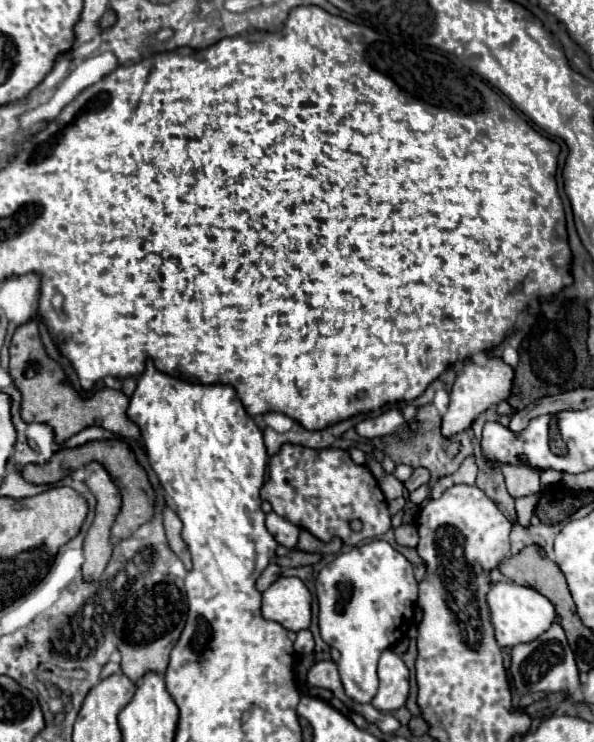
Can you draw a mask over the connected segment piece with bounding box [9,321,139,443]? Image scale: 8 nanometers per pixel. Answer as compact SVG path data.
M27 321L25 325L17 327L11 343L9 373L23 395L23 403L21 403L23 421L25 423L43 421L51 425L59 443L63 443L65 439L69 439L71 435L79 433L89 425L101 425L103 429L109 429L121 437L133 437L133 439L139 437L137 425L127 417L129 397L123 391L115 391L107 387L95 391L89 397L83 397L71 383L65 381L63 367L51 357L47 357L47 351L41 343L39 327L35 321Z

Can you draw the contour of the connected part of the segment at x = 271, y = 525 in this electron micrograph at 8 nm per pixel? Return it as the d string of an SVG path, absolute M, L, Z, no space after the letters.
M273 511L267 515L267 529L269 529L269 533L275 537L275 541L279 545L295 543L295 533L299 533L299 527L297 525L285 521L283 517L279 517Z

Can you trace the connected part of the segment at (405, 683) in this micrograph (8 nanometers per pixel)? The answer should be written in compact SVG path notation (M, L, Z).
M391 649L383 651L377 667L377 677L379 691L371 705L379 711L395 711L403 707L409 693L409 669L405 667L403 659Z

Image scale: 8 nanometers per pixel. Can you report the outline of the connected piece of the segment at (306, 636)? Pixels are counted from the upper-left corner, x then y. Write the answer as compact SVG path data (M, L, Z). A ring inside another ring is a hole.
M299 631L295 639L295 653L297 655L309 655L313 651L313 635L311 631Z

